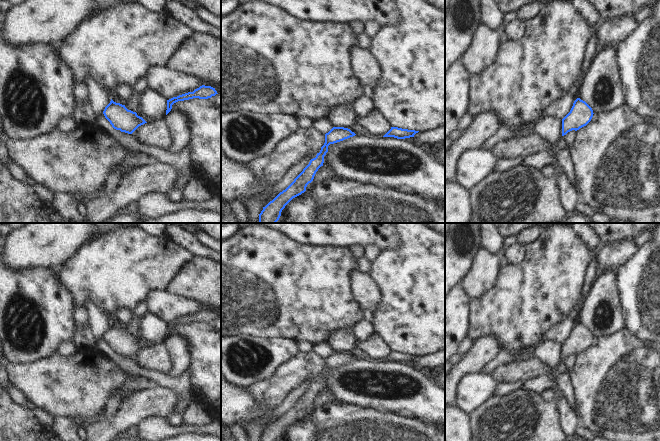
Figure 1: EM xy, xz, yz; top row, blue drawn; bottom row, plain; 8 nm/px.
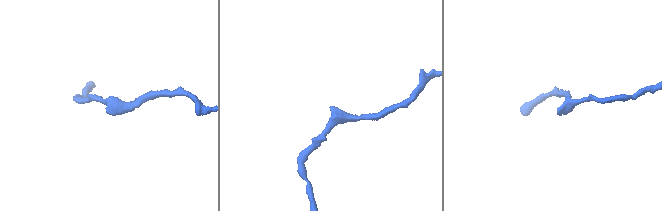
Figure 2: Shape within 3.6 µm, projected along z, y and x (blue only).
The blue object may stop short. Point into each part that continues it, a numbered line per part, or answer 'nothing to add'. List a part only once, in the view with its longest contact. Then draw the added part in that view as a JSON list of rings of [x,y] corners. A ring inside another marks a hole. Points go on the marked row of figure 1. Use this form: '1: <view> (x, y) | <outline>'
nothing to add

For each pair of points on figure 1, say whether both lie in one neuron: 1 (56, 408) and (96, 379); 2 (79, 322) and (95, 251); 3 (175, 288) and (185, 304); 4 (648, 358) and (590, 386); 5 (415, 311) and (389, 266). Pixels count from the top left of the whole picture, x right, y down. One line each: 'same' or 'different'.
1: same
2: different
3: different
4: same
5: same

